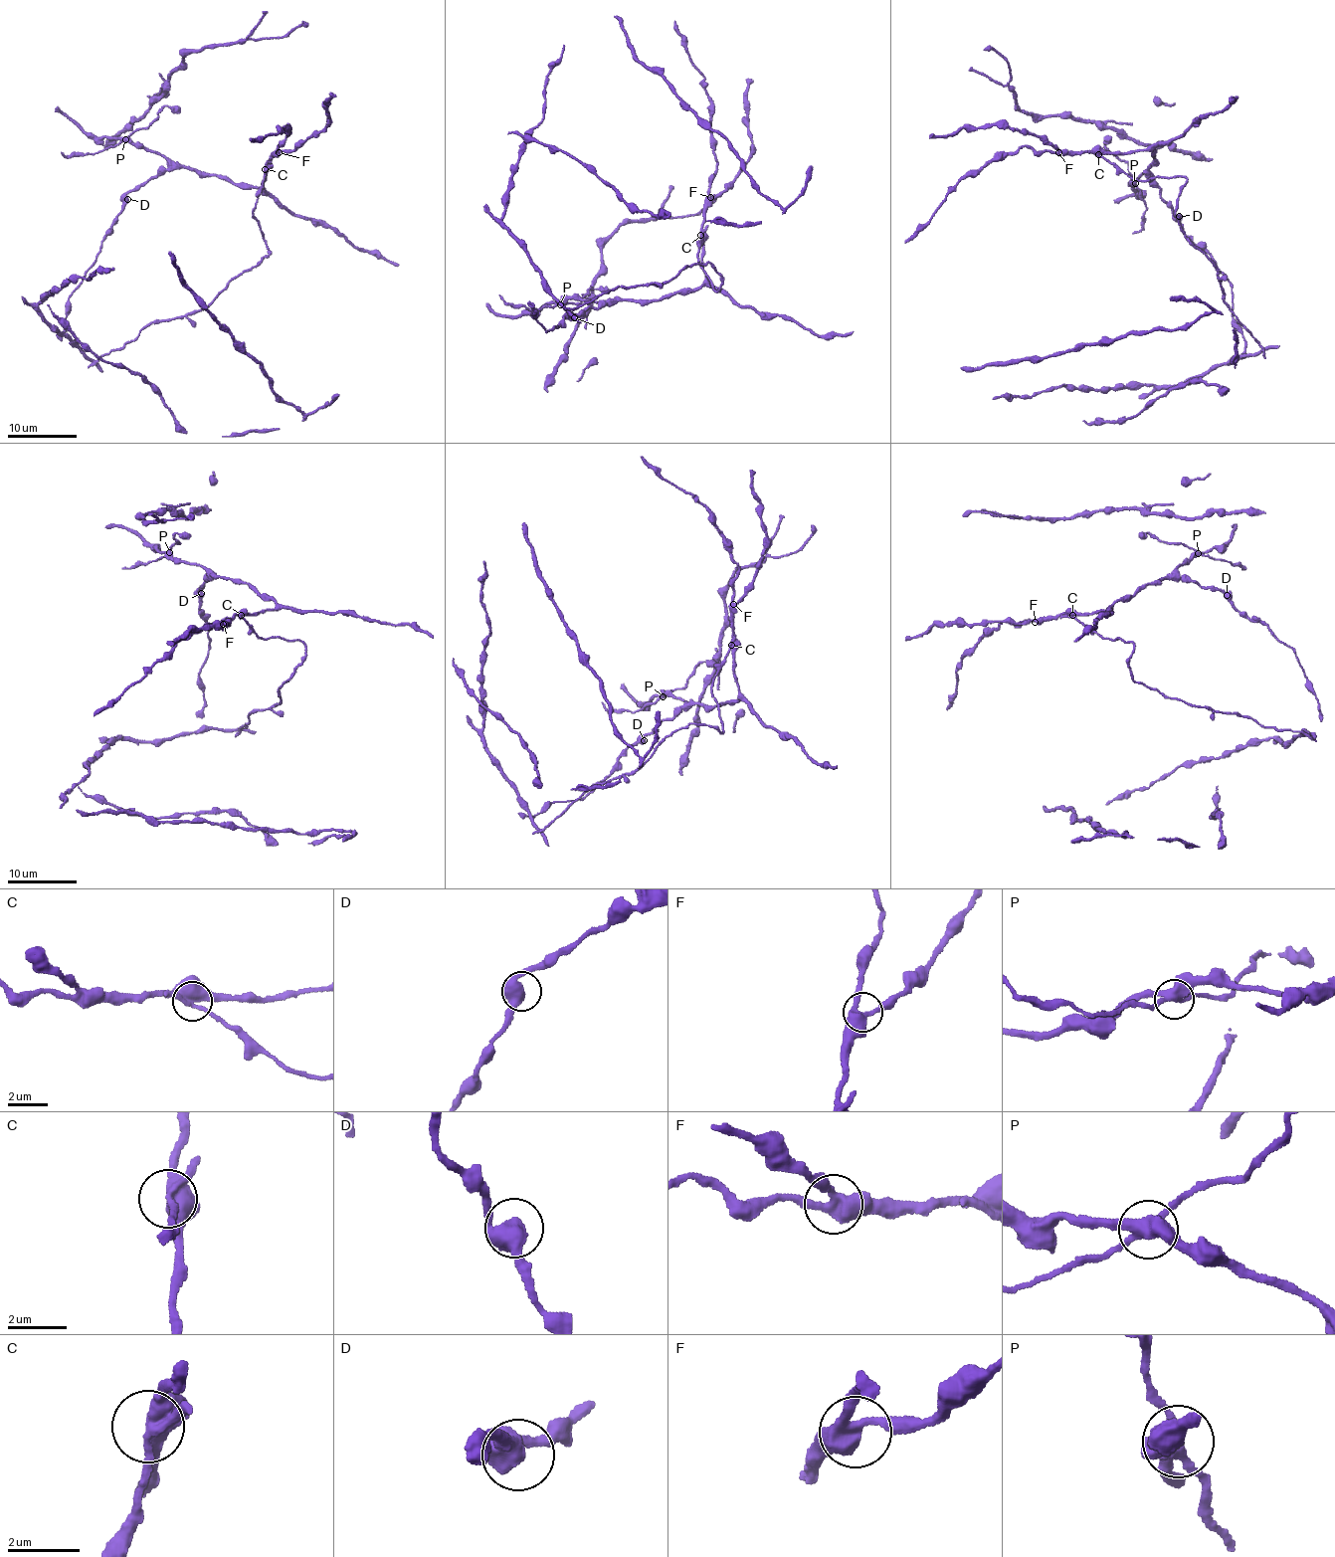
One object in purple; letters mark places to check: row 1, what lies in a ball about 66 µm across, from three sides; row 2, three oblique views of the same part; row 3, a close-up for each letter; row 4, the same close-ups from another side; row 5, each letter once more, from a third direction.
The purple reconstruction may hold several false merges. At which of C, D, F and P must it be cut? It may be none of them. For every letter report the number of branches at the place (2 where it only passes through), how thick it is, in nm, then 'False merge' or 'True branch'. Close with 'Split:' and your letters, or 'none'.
C: Branches: 5. Thickness 440 nm. False merge
D: Branches: 3. Thickness 440 nm. True branch
F: Branches: 3. Thickness 400 nm. True branch
P: Branches: 4. Thickness 420 nm. False merge
Split: C, P

